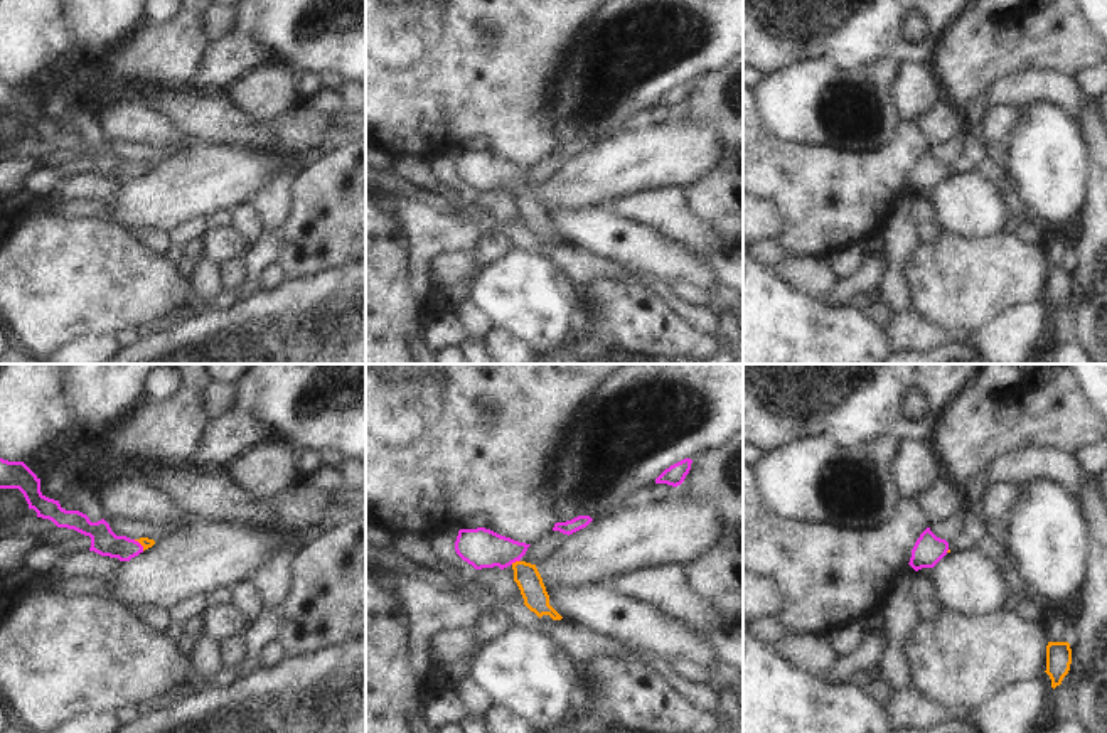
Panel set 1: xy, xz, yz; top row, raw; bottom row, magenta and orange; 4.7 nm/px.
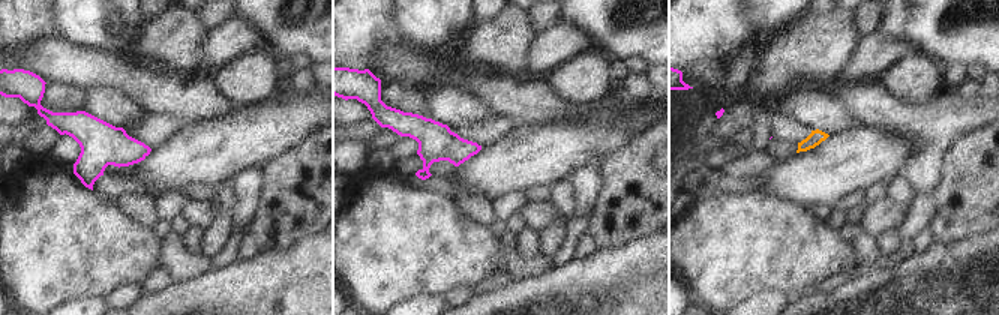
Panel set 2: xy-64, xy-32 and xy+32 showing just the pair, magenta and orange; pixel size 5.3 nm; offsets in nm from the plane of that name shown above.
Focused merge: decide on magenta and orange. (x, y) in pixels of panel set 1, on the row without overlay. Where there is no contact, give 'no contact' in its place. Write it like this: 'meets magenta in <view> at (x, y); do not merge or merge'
meets magenta in xz at (514, 184); merge

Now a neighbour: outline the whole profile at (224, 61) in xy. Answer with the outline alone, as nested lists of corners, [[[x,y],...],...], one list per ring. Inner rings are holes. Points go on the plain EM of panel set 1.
[[[226,35],[209,42],[197,74],[184,88],[187,91],[224,91],[246,72],[271,61],[271,52],[248,35]]]

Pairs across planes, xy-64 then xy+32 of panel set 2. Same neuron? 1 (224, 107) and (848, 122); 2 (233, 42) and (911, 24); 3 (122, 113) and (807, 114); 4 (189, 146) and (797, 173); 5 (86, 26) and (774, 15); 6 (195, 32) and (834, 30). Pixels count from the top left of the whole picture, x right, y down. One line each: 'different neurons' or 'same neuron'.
1: different neurons
2: different neurons
3: same neuron
4: same neuron
5: same neuron
6: same neuron

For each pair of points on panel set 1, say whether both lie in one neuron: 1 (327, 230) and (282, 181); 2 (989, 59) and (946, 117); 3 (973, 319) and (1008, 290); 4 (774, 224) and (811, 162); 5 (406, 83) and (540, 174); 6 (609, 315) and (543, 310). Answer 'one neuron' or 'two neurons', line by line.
1: two neurons
2: two neurons
3: one neuron
4: two neurons
5: two neurons
6: two neurons

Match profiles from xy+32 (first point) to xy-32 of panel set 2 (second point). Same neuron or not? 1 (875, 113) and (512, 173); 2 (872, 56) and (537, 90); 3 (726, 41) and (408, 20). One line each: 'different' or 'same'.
1: different
2: different
3: different

